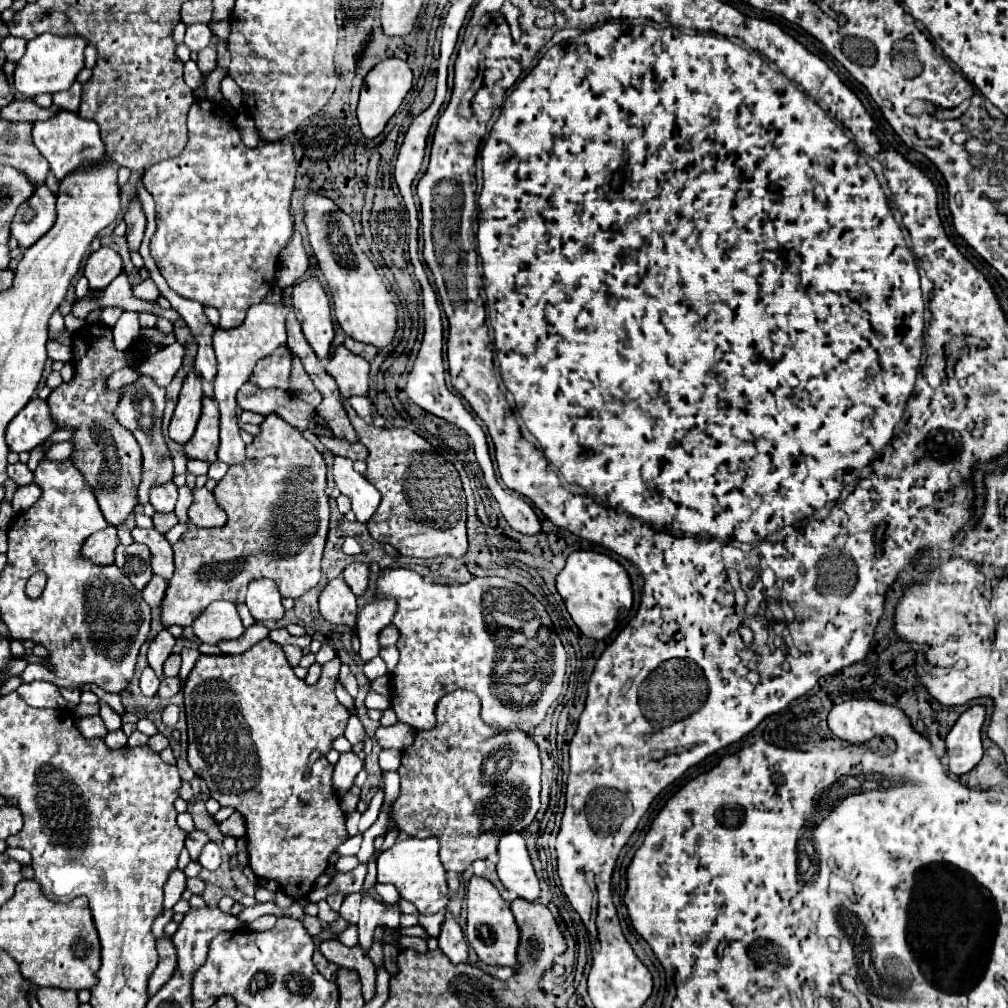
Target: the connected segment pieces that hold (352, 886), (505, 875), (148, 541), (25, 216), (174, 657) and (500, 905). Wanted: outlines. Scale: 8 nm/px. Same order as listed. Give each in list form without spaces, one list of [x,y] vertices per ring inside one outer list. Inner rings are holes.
[[[359,864],[355,870],[351,872],[339,872],[333,865],[329,865],[329,869],[333,872],[331,881],[328,885],[318,887],[307,896],[311,902],[319,902],[321,898],[333,896],[333,894],[351,894],[351,892],[359,892],[363,888],[365,881],[365,864]]]
[[[519,832],[503,834],[503,838],[499,838],[497,854],[497,874],[503,886],[519,898],[535,902],[539,898],[539,880],[533,872],[523,836]]]
[[[137,526],[131,530],[131,536],[133,536],[135,542],[149,546],[149,550],[153,554],[153,560],[151,560],[153,574],[157,574],[157,576],[161,576],[163,580],[169,582],[171,574],[173,574],[173,548],[165,540],[165,536],[159,534],[155,528],[143,530],[143,528],[137,528]]]
[[[43,184],[19,206],[13,222],[11,236],[19,240],[21,248],[35,244],[55,222],[55,194]]]
[[[171,654],[169,658],[167,658],[167,662],[165,662],[165,676],[177,676],[179,674],[179,666],[181,666],[181,656],[179,654]]]
[[[473,876],[467,888],[467,942],[477,952],[477,956],[491,966],[517,968],[517,946],[519,946],[519,926],[509,910],[509,902],[501,898],[497,888],[487,880]]]

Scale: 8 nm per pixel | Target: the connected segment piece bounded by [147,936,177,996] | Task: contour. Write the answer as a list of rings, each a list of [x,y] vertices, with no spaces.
[[[163,936],[157,942],[157,952],[159,952],[159,964],[151,972],[151,978],[149,978],[149,986],[147,986],[149,996],[153,996],[171,978],[171,974],[175,970],[175,964],[177,964],[177,952],[175,952],[169,936]]]

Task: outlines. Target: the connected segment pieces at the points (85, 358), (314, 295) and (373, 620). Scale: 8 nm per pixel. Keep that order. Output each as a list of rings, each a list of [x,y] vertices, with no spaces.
[[[87,324],[81,330],[73,332],[73,368],[75,374],[69,382],[63,382],[59,388],[55,388],[51,392],[51,396],[47,398],[49,404],[49,412],[57,422],[57,430],[63,428],[73,428],[73,454],[71,454],[71,462],[77,466],[77,470],[83,474],[83,478],[87,480],[87,486],[91,488],[91,492],[95,494],[99,508],[105,516],[105,520],[113,526],[117,526],[119,522],[123,522],[127,518],[127,514],[133,512],[133,508],[137,506],[137,486],[139,486],[139,478],[141,478],[141,450],[139,444],[135,442],[135,436],[131,432],[127,432],[125,426],[121,426],[115,418],[115,406],[119,406],[119,396],[123,396],[123,388],[119,390],[111,390],[107,386],[107,378],[121,368],[133,368],[133,364],[127,360],[129,352],[139,352],[143,354],[143,350],[139,350],[137,346],[129,348],[129,350],[117,350],[113,344],[113,332],[109,326],[103,324]]]
[[[303,280],[293,288],[293,312],[301,322],[303,334],[311,344],[319,360],[329,356],[329,346],[333,340],[331,304],[323,286],[315,280]]]
[[[373,600],[369,602],[363,612],[359,614],[357,622],[357,638],[361,642],[359,658],[361,662],[369,662],[379,654],[379,644],[377,644],[377,634],[381,628],[385,628],[395,614],[395,602],[393,600]]]

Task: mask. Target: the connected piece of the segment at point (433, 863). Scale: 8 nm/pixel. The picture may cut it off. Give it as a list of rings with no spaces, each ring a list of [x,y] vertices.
[[[407,838],[395,842],[389,850],[381,852],[377,858],[377,872],[379,872],[377,882],[393,884],[399,890],[401,898],[415,904],[415,908],[421,914],[443,912],[449,900],[449,890],[445,880],[445,868],[441,866],[437,852],[439,852],[437,838],[425,838],[425,840]]]

